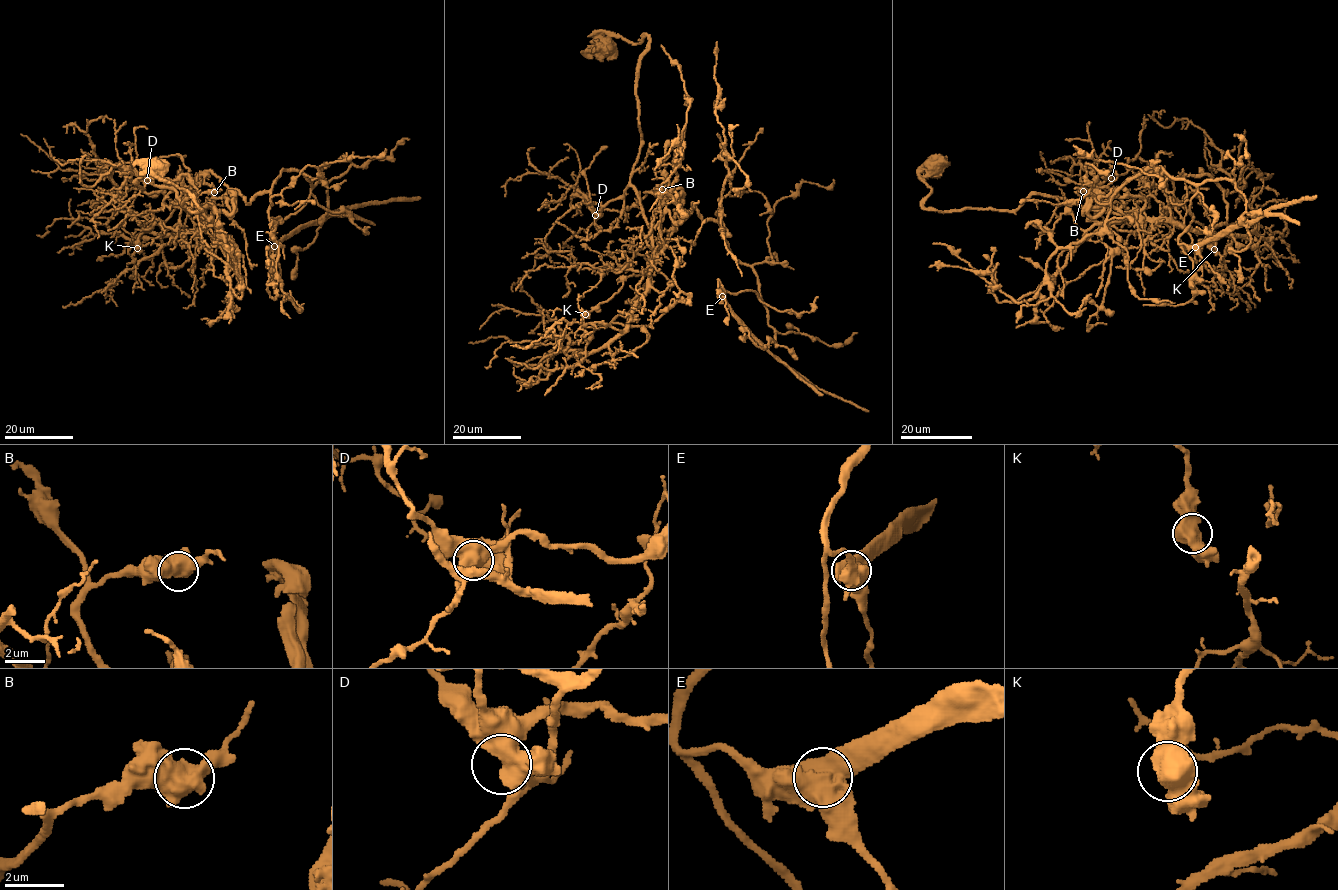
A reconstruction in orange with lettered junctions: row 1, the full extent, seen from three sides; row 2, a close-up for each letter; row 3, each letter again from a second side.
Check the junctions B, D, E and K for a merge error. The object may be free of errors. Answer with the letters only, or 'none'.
E

